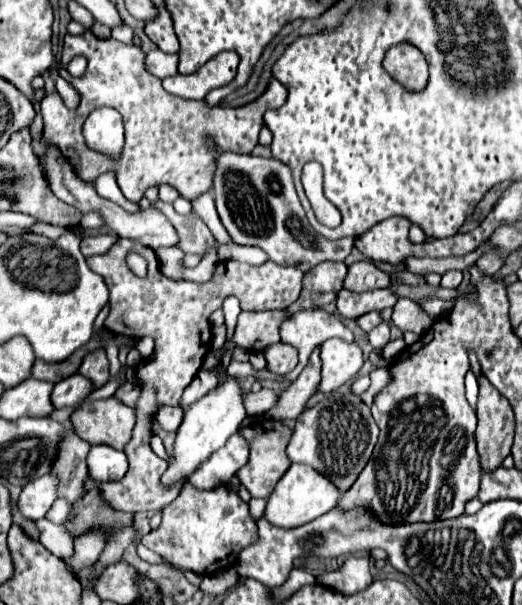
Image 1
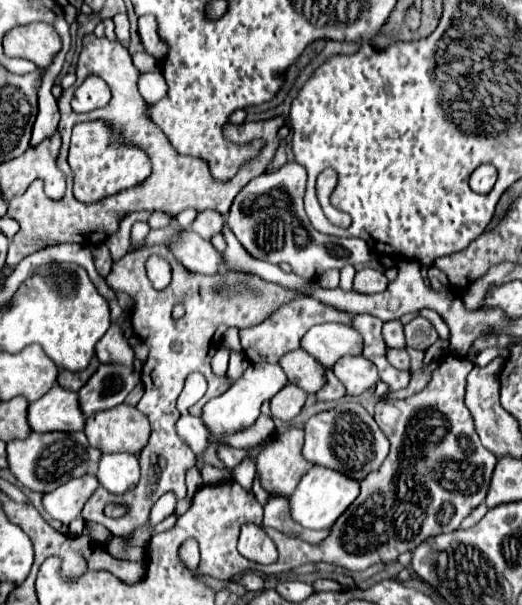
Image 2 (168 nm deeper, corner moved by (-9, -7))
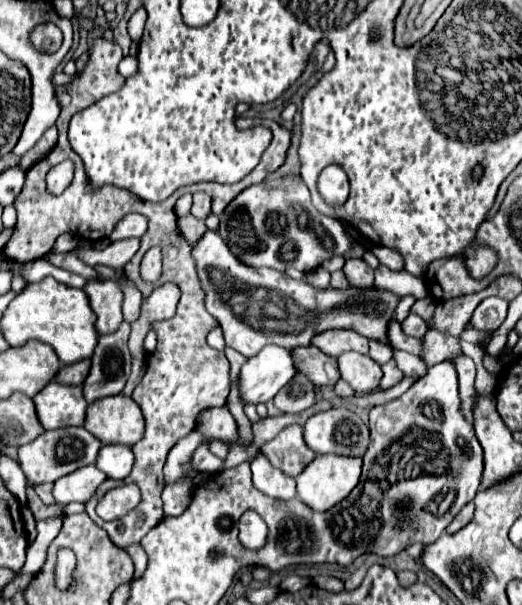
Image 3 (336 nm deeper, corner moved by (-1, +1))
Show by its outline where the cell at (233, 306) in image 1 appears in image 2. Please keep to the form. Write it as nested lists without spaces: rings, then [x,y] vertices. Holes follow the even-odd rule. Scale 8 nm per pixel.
[[[231,353],[231,361],[229,361],[227,375],[231,375],[233,381],[235,381],[235,379],[239,379],[239,377],[243,375],[243,371],[247,369],[247,365],[249,365],[249,361],[247,361],[245,355],[241,355],[241,353]]]

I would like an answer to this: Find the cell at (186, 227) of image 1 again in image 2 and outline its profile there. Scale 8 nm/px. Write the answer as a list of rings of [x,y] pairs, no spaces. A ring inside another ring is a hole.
[[[201,211],[197,215],[197,219],[193,221],[191,229],[195,233],[199,233],[203,239],[211,239],[215,233],[219,233],[223,229],[223,223],[225,223],[225,217],[217,211]]]

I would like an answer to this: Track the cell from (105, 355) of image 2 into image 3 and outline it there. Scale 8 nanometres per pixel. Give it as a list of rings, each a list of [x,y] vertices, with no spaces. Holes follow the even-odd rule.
[[[103,279],[103,281],[89,281],[85,287],[85,293],[89,295],[91,307],[97,315],[95,329],[99,335],[109,335],[119,329],[123,315],[121,315],[121,305],[123,305],[123,293],[117,287],[115,281]]]

